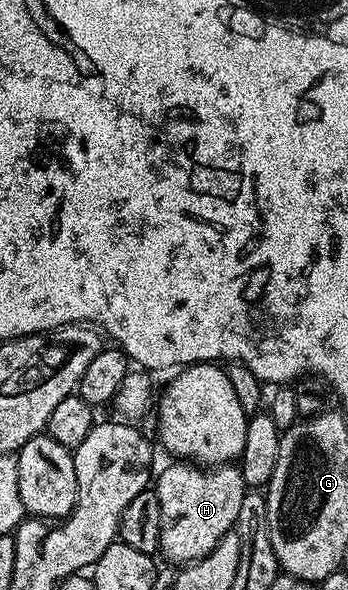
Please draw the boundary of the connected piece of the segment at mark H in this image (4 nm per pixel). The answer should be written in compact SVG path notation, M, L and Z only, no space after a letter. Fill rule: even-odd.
M173 461L170 467L165 467L155 475L155 490L159 497L161 510L161 545L160 554L166 555L168 562L173 565L193 563L197 559L207 557L215 545L227 532L234 530L239 517L239 509L243 505L246 485L240 466L222 465L219 467L204 468L189 461Z

